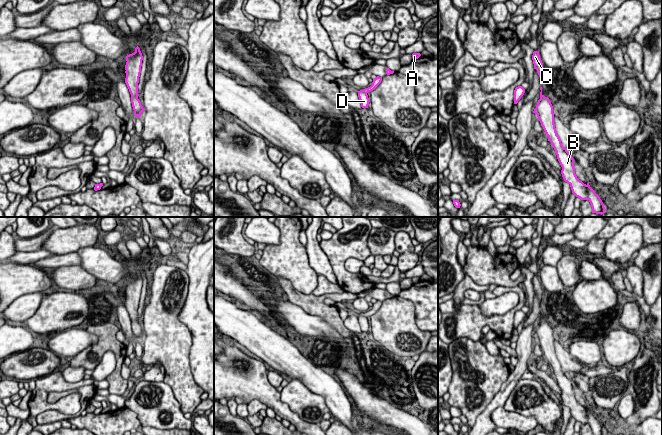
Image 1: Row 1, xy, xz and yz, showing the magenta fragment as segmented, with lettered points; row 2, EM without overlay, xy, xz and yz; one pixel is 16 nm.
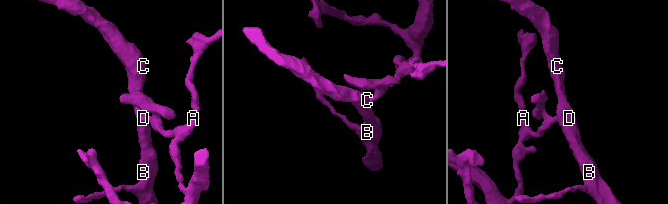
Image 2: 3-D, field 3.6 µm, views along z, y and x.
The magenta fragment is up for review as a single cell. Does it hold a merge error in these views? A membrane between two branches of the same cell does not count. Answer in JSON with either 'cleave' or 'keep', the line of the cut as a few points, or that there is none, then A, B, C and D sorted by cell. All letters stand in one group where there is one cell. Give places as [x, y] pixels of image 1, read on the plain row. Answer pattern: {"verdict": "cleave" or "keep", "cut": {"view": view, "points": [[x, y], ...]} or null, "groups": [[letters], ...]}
{"verdict": "cleave", "cut": {"view": "xz", "points": [[362, 314], [366, 317]]}, "groups": [["A"], ["B", "C", "D"]]}

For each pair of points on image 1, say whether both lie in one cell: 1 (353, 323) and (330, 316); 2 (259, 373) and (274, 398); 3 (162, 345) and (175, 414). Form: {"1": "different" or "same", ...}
{"1": "different", "2": "same", "3": "different"}

